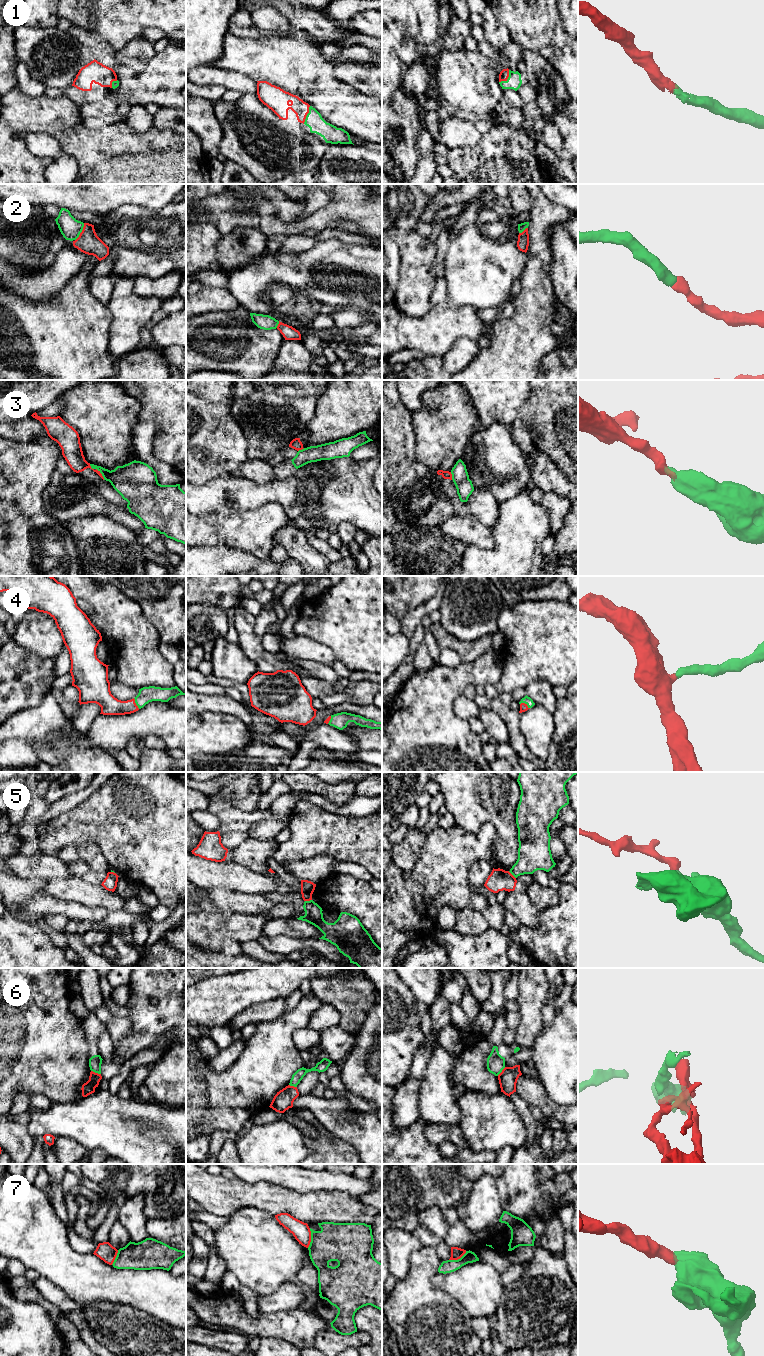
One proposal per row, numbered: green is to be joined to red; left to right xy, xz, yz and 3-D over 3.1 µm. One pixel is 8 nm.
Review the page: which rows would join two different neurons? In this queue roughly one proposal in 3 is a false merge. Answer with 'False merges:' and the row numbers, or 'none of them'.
False merges: 3, 5, 6, 7

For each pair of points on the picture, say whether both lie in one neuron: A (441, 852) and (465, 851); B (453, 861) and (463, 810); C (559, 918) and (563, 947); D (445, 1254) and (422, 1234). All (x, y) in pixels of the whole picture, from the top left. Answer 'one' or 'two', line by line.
A: one
B: two
C: one
D: one

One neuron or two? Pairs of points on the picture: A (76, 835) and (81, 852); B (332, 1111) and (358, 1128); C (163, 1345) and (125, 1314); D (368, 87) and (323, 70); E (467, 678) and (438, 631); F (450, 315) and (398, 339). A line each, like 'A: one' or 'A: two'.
A: two
B: one
C: one
D: two
E: two
F: one

